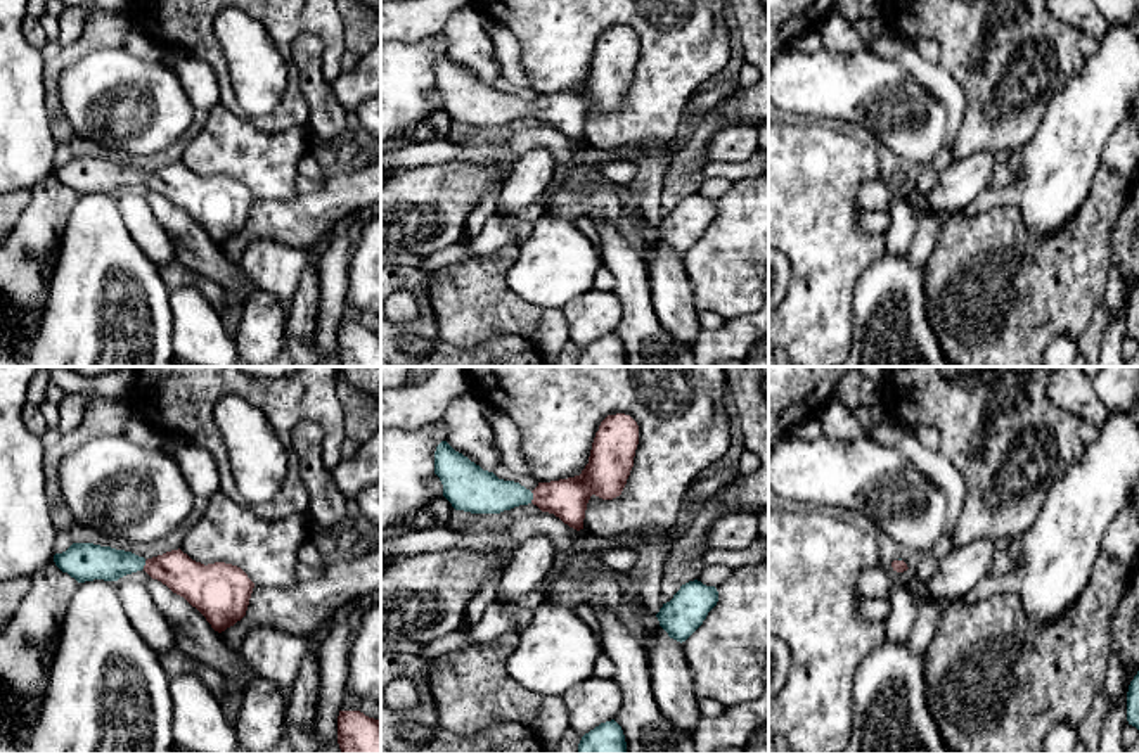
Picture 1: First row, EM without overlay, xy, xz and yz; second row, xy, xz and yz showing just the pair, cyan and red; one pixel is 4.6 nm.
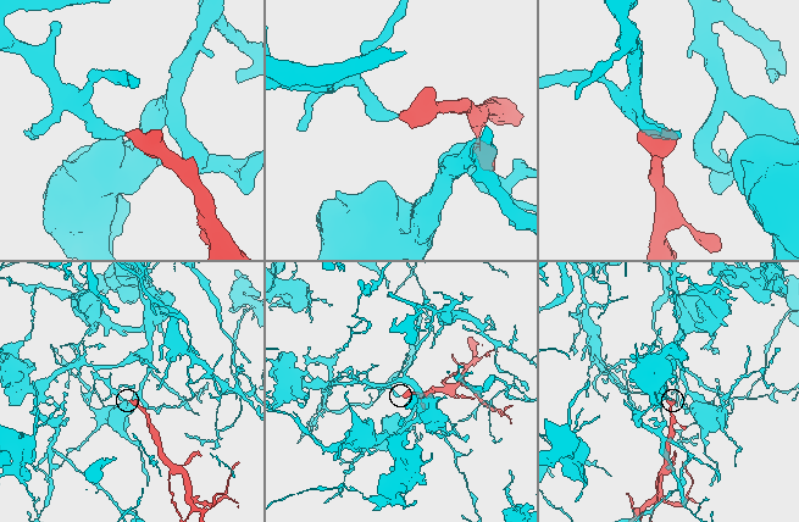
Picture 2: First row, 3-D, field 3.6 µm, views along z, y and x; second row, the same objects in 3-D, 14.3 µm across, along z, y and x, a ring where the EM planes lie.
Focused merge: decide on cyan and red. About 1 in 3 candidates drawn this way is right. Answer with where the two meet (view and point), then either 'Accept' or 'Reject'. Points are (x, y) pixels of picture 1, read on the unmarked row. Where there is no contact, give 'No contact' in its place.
Touches cyan at xz (532, 109). Accept

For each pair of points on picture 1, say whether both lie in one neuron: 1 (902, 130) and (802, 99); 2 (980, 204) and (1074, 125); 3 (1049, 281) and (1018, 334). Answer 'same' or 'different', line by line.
1: same
2: same
3: same

